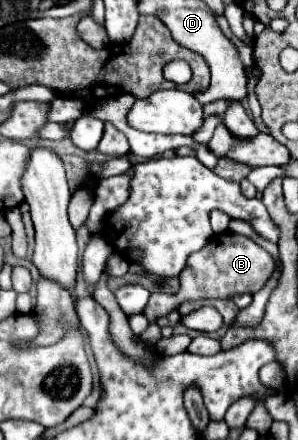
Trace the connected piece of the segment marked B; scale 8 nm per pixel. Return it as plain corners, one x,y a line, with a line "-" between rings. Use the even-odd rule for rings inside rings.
230,231
214,235
202,251
192,253
188,257
188,265
180,273
178,295
168,295
168,293
160,293
160,291
152,293
150,301
144,309
144,315
148,317
150,323
156,323
160,317
168,315
172,309
176,309
184,301
210,299
210,297
228,299
234,293
254,295
256,291
260,291
266,285
272,271
274,271
274,259
262,247
258,247
252,239
230,233

